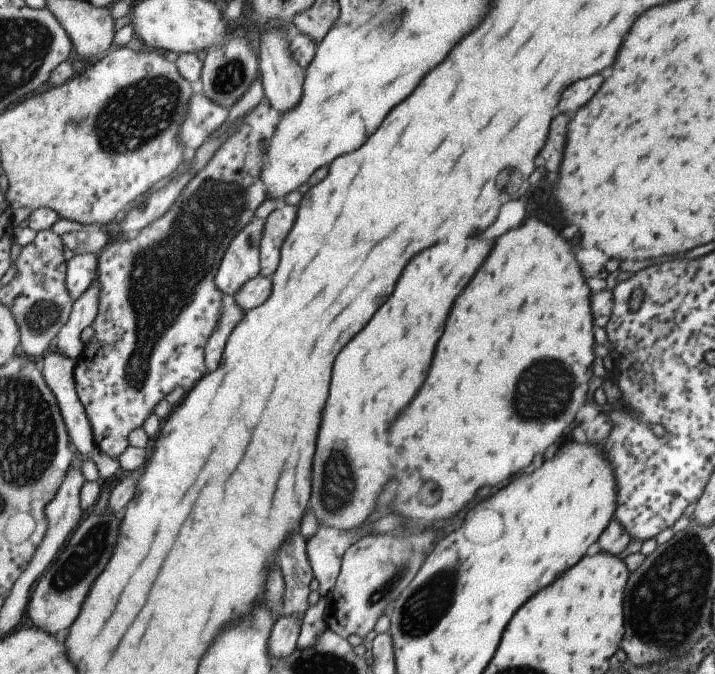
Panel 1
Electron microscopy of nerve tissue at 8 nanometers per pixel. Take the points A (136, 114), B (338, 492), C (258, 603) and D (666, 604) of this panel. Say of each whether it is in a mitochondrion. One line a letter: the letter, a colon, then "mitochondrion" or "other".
A: mitochondrion
B: mitochondrion
C: other
D: mitochondrion

